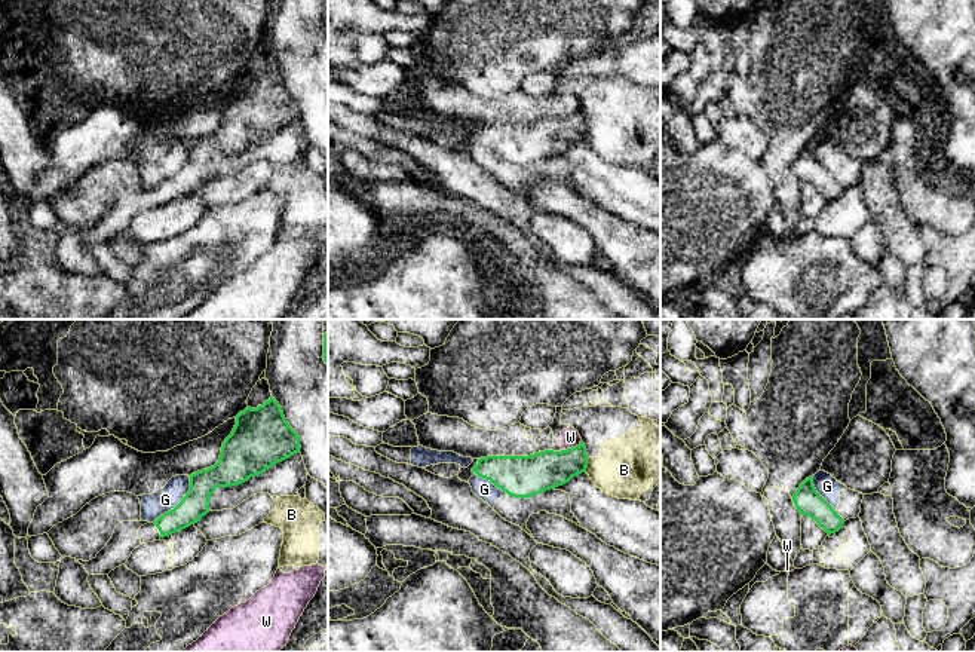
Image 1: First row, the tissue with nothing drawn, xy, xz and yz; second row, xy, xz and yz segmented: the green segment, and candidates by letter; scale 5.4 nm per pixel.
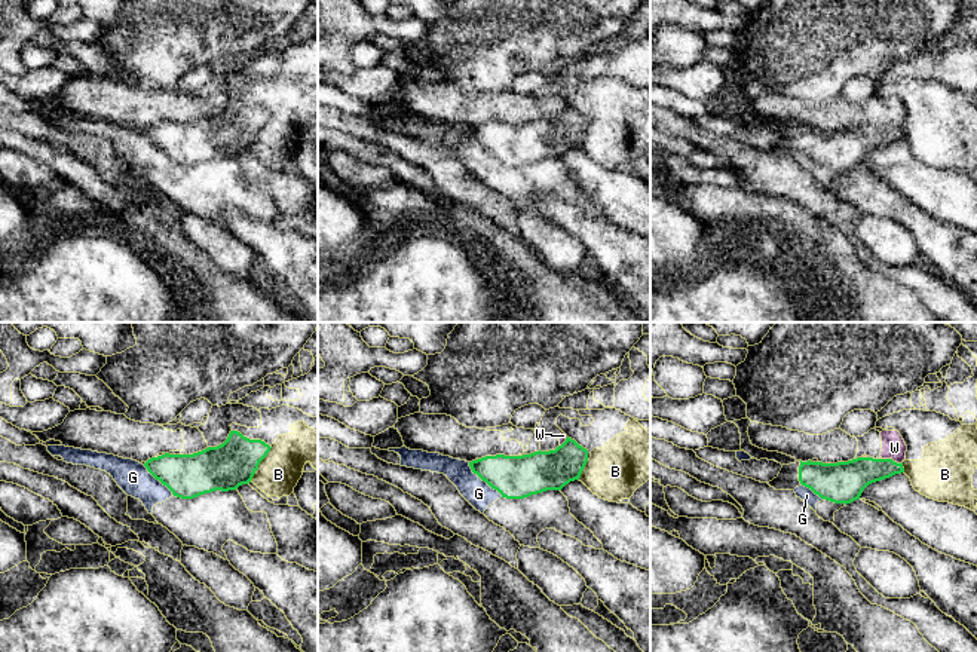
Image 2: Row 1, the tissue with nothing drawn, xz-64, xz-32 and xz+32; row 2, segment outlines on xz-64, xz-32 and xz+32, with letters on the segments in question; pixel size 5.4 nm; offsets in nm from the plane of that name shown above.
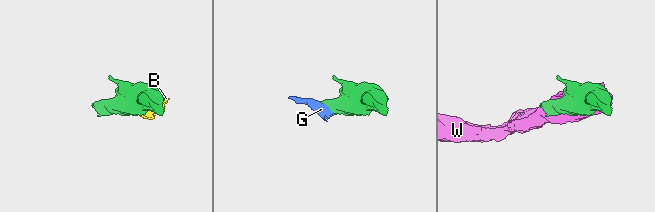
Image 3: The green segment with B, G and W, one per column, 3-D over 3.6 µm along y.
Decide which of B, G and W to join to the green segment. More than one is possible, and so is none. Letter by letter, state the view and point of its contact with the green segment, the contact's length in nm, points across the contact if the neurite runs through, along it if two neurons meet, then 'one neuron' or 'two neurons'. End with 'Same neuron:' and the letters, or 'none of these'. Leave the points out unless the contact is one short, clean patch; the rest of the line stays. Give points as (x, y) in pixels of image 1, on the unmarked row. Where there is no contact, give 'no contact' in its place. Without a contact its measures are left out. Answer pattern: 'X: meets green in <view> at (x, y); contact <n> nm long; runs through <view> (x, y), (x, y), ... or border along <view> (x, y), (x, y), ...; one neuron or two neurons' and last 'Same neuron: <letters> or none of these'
B: meets green in xz at (586, 132); contact 80 nm long; border along xz (588, 125), (585, 138); two neurons
G: meets green in xy at (178, 171); contact 320 nm long; border along xy (190, 144), (189, 159), (172, 175), (152, 189); two neurons
W: meets green in xz at (572, 115); contact 130 nm long; border along xz (580, 107), (578, 112), (561, 118); two neurons
Same neuron: none of these

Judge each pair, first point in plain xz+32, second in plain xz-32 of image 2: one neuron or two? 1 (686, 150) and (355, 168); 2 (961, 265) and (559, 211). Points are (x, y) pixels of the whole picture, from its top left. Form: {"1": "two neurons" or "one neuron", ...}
{"1": "two neurons", "2": "one neuron"}

